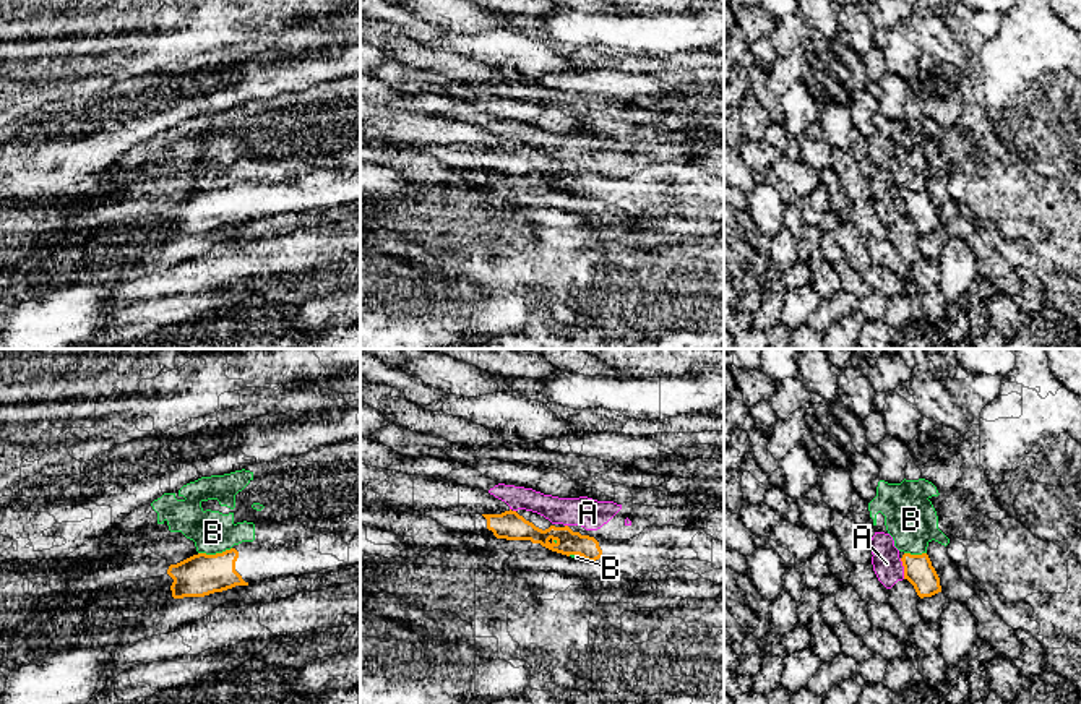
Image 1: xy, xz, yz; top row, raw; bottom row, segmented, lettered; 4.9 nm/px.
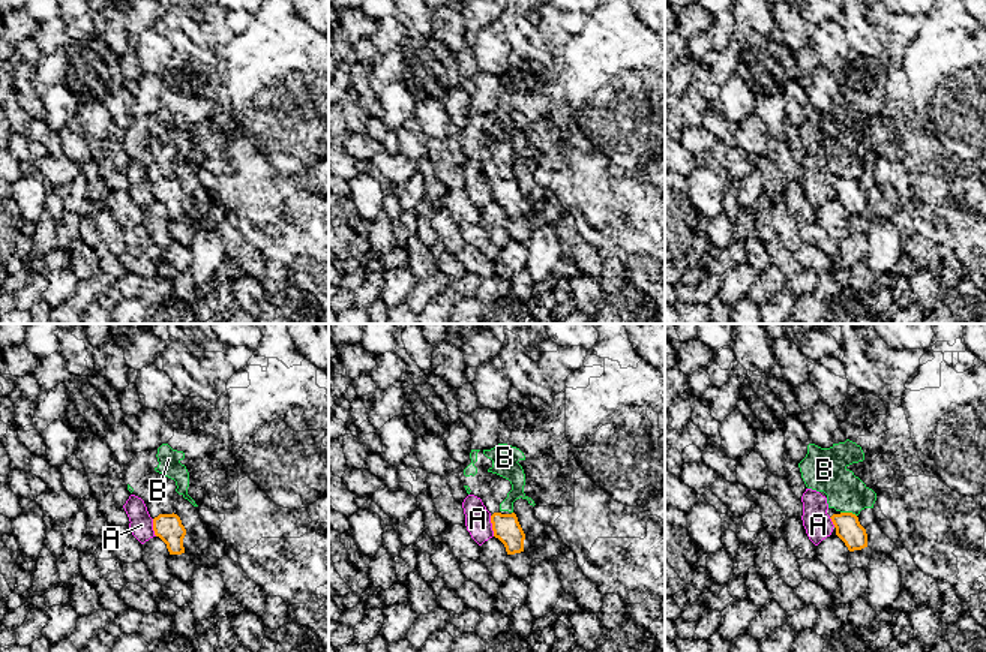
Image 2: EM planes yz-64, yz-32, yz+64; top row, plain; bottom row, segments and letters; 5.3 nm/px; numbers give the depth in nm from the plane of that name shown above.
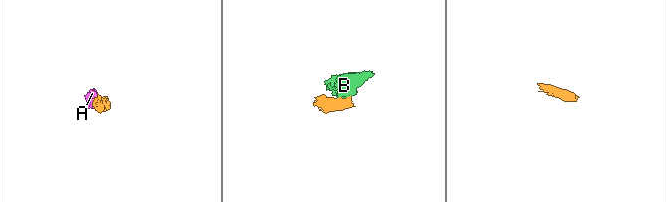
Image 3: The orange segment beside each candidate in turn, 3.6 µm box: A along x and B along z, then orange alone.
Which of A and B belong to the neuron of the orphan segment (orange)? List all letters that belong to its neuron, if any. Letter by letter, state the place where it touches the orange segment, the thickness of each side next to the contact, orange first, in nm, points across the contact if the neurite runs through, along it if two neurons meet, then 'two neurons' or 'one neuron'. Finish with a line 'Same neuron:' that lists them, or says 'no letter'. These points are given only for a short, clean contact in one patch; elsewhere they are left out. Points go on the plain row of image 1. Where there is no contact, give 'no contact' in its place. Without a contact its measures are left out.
A: contact yz (904, 205); calibres 140 and 140 nm; border yz (900, 195), (904, 214); two neurons
B: contact xy (216, 190); calibres 200 and 220 nm; way xy (200, 211), (216, 190), (213, 169); one neuron
Same neuron: B

